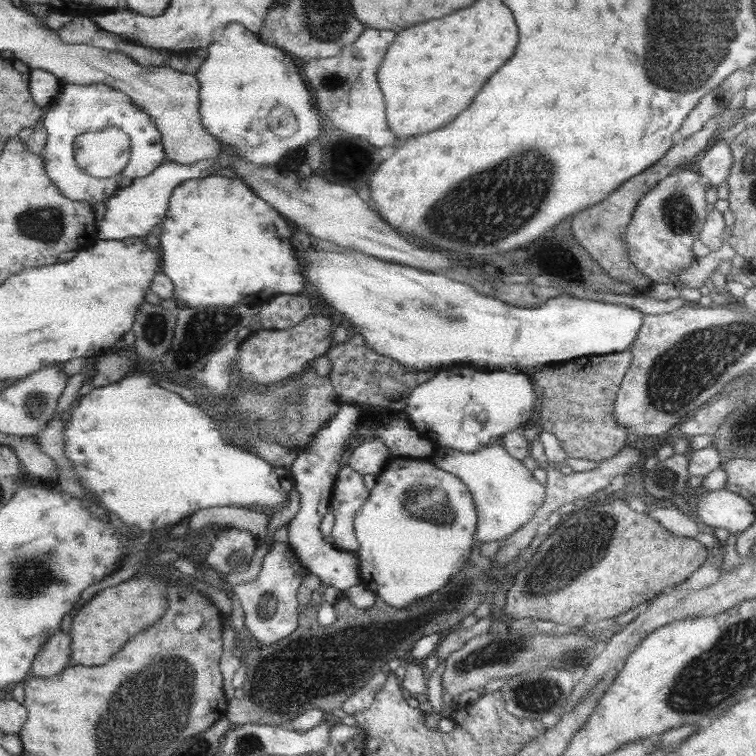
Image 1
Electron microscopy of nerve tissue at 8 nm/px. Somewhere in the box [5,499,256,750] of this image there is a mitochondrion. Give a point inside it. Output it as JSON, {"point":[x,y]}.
{"point":[52,575]}

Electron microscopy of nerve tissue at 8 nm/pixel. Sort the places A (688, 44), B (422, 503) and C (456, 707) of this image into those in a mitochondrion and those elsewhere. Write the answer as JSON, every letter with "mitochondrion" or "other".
{"A":"mitochondrion","B":"mitochondrion","C":"other"}

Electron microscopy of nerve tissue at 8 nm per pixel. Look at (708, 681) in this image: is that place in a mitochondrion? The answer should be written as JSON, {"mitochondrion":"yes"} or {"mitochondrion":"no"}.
{"mitochondrion":"yes"}

